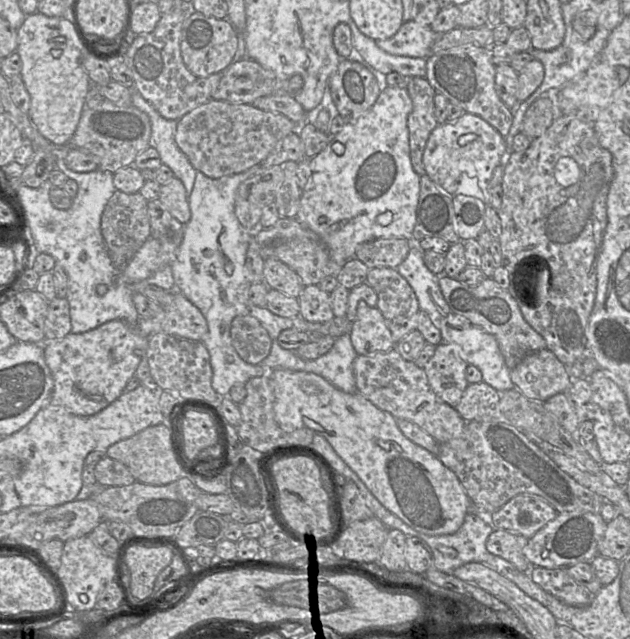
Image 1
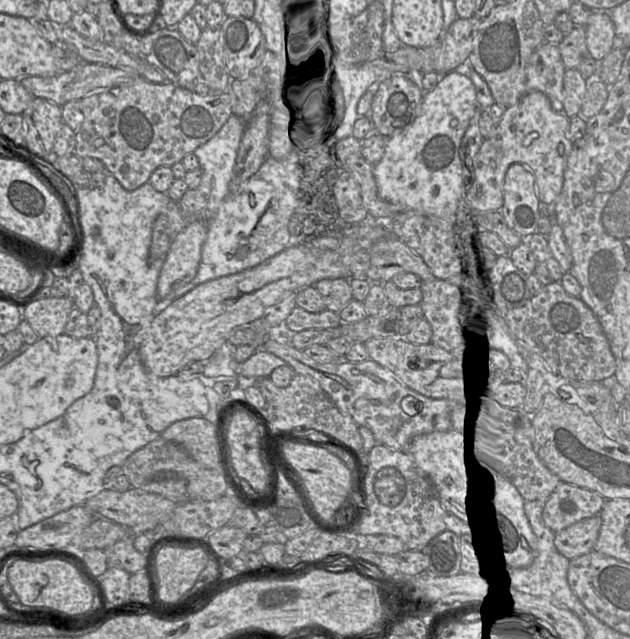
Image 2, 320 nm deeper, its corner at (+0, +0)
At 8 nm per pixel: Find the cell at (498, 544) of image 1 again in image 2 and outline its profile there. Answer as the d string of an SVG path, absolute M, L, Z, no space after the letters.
M598 515L581 520L555 533L554 545L559 553L572 560L593 550L602 520Z

